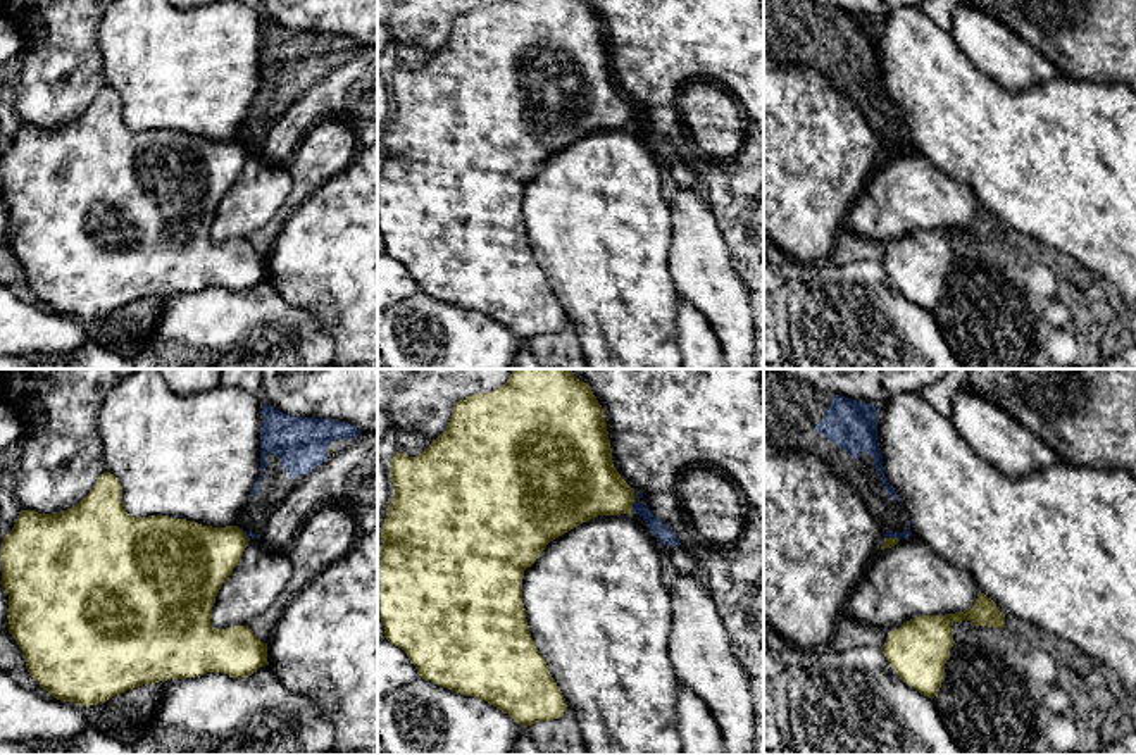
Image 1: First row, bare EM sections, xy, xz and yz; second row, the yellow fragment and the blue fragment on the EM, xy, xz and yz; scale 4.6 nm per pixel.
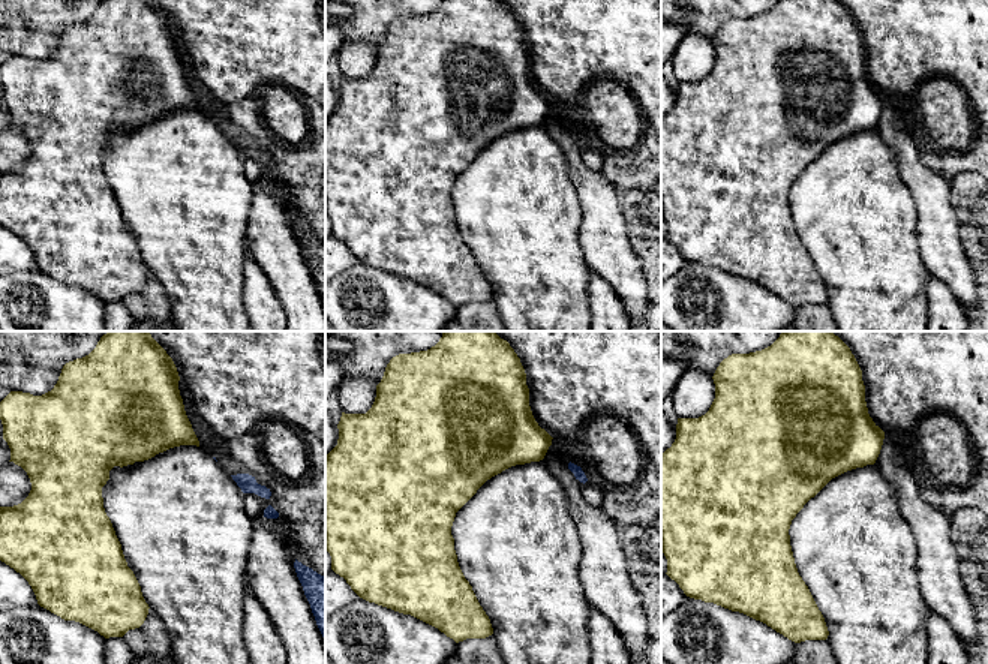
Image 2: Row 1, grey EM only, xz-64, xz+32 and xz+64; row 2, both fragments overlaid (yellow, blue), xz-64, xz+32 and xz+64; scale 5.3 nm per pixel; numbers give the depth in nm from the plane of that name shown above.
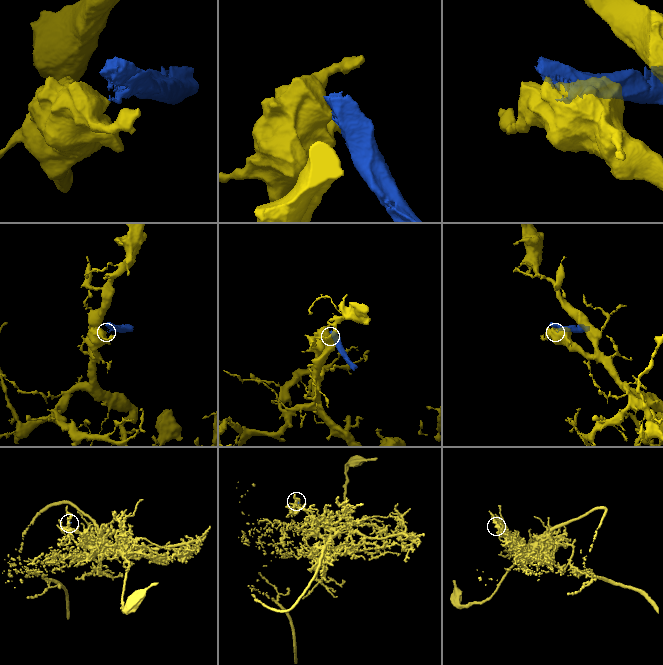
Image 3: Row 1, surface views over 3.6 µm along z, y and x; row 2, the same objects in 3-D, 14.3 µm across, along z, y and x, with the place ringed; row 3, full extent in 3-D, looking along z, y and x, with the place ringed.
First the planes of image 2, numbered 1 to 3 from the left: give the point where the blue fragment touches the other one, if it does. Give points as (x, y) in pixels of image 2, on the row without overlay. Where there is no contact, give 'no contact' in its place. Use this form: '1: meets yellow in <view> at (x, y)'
1: no contact
2: no contact
3: no contact

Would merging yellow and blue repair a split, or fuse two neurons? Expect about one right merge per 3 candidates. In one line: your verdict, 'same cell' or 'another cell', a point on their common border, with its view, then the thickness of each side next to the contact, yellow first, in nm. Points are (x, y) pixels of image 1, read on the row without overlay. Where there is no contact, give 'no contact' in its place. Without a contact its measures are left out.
another cell | xz (633, 114) | 320/80 nm

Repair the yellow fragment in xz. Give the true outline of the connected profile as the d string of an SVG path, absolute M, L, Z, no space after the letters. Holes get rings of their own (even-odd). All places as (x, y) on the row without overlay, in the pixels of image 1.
M502 0L490 7L465 10L453 19L446 43L422 67L409 71L396 66L393 69L390 90L393 112L381 141L383 159L378 162L378 231L384 240L384 252L407 267L422 293L481 312L524 341L562 331L569 319L529 246L522 219L524 184L555 152L598 129L631 128L634 117L634 103L614 81L605 28L590 0Z

